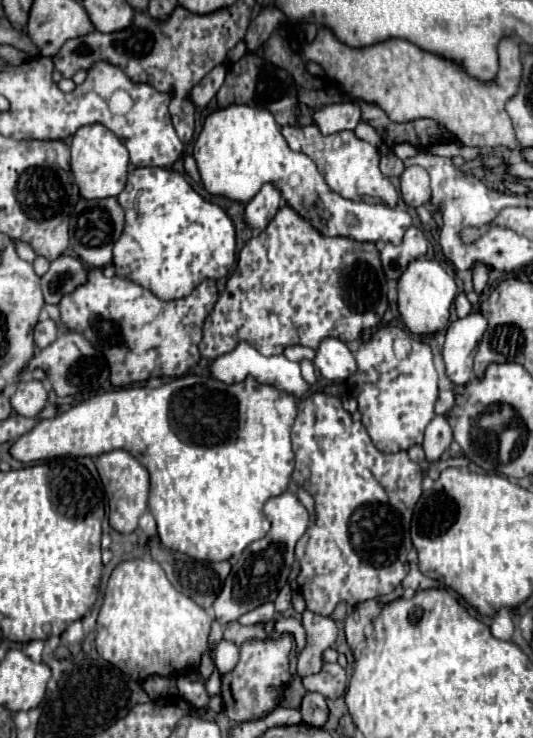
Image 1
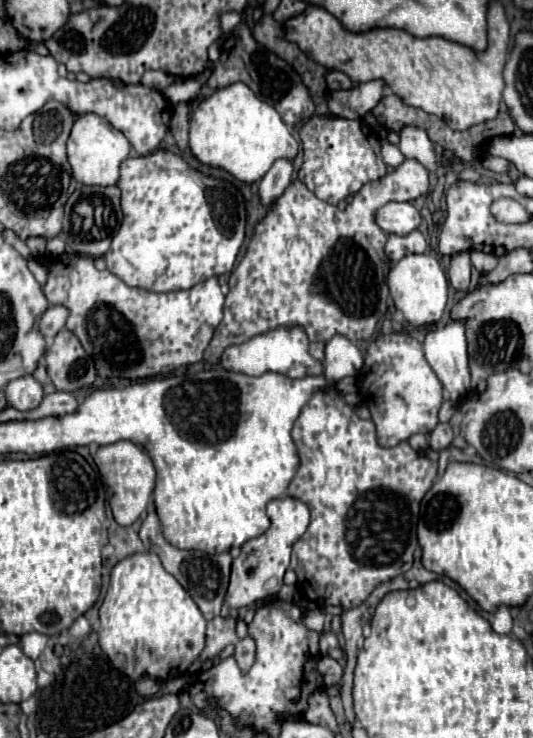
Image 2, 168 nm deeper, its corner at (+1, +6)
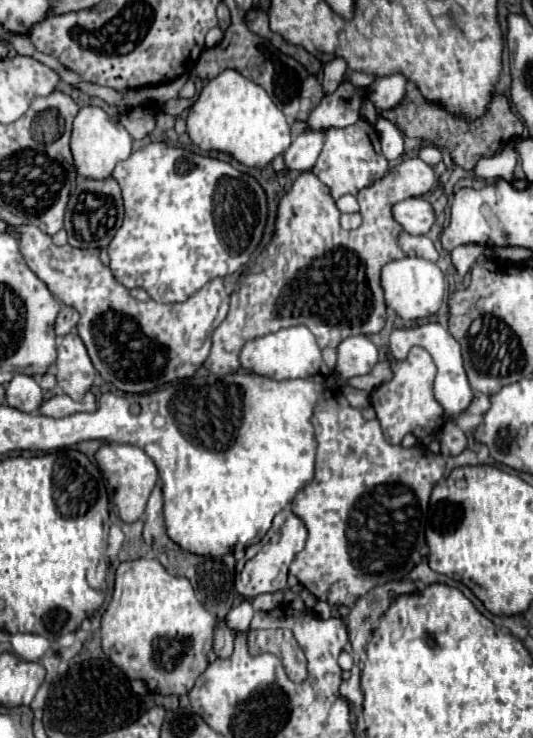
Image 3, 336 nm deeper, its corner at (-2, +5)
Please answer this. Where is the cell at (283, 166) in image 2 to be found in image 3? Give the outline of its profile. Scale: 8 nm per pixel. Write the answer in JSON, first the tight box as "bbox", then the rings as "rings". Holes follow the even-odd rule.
{"bbox":[285,129,325,171],"rings":[[[305,129],[301,131],[285,151],[285,163],[291,171],[309,171],[323,147],[325,129]]]}

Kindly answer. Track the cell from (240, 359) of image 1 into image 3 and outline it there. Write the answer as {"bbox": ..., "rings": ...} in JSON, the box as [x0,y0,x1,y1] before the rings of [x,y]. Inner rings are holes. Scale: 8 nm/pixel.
{"bbox":[241,325,323,379],"rings":[[[297,325],[249,341],[241,351],[241,367],[247,369],[249,373],[257,373],[273,379],[297,379],[297,377],[309,379],[321,373],[323,359],[313,333],[307,327]]]}

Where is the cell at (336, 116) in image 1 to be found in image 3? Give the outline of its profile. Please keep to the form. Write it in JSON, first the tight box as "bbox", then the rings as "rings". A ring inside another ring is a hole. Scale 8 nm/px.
{"bbox":[367,73,407,111],"rings":[[[395,73],[389,77],[377,77],[367,87],[367,97],[371,99],[377,111],[385,111],[399,105],[399,101],[405,97],[405,89],[407,89],[407,77]]]}

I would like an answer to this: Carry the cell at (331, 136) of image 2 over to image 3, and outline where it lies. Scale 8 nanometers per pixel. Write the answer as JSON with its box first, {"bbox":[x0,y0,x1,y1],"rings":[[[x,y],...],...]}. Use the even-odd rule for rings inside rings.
{"bbox":[313,121,387,199],"rings":[[[359,121],[351,127],[327,131],[327,143],[323,145],[323,151],[313,167],[313,173],[331,189],[335,199],[339,199],[347,193],[357,195],[361,189],[369,187],[377,179],[381,179],[383,173],[387,171],[387,159],[379,148],[379,138],[374,137],[373,143],[376,144],[371,143],[369,131],[371,131],[371,125],[365,121]]]}

